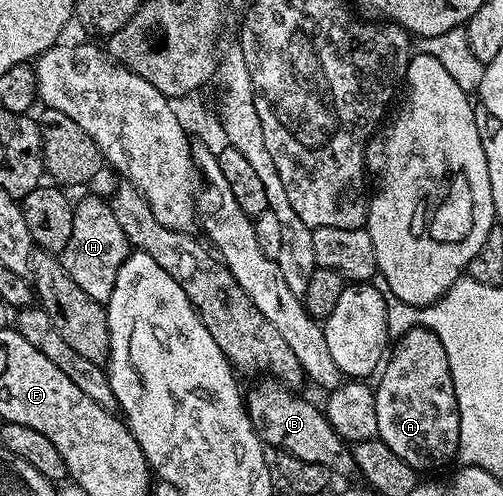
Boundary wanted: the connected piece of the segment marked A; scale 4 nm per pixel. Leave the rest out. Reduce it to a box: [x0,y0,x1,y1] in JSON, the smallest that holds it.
[374,327,459,473]

